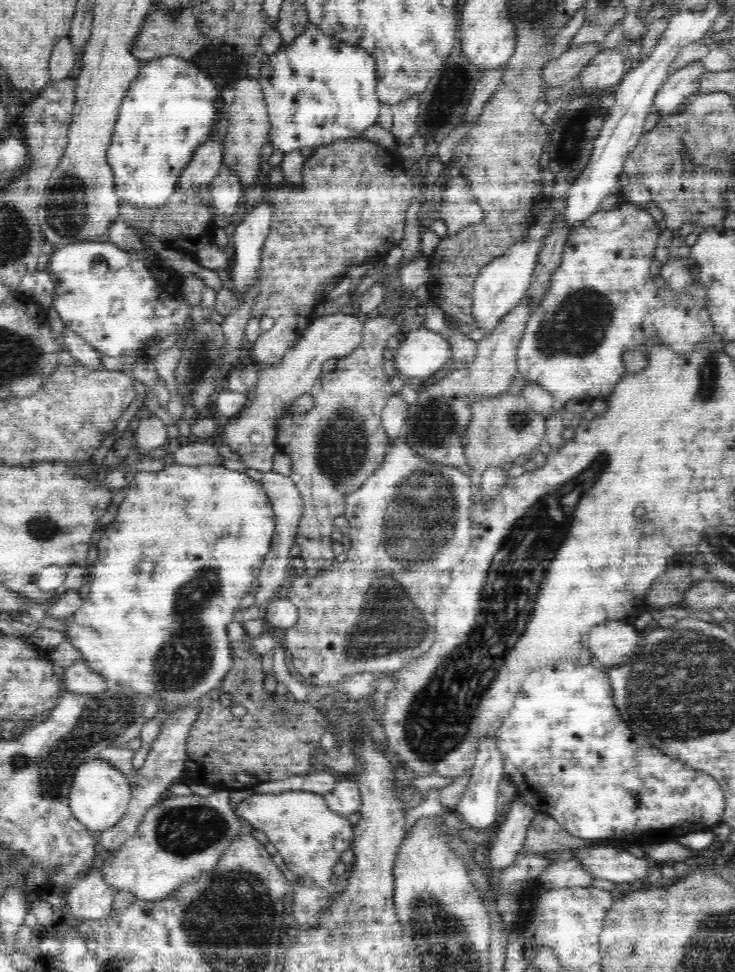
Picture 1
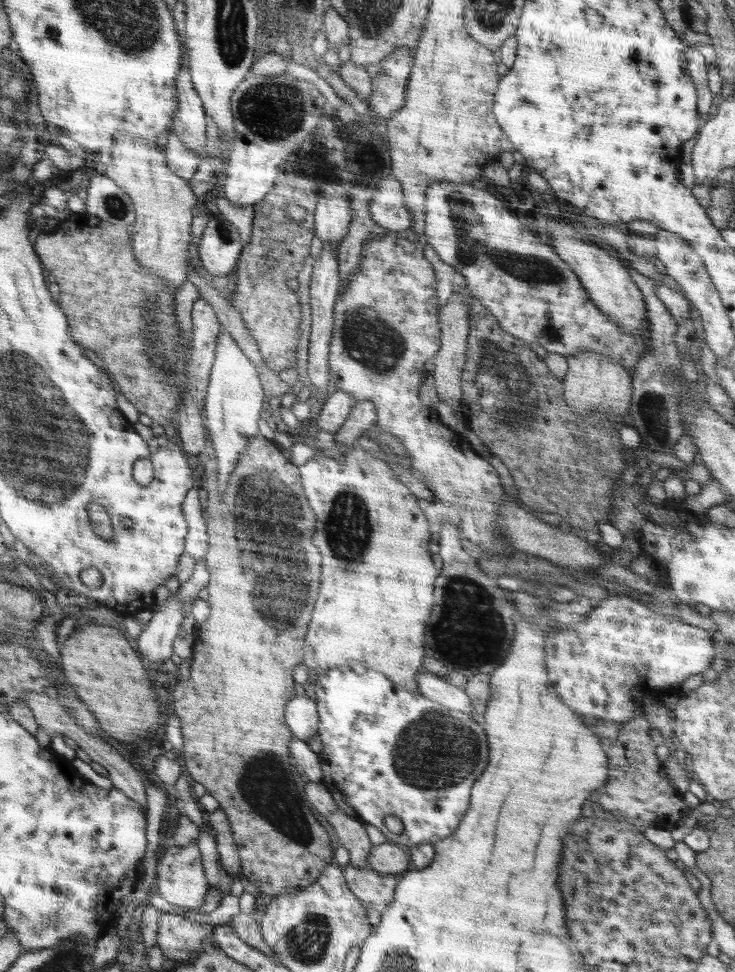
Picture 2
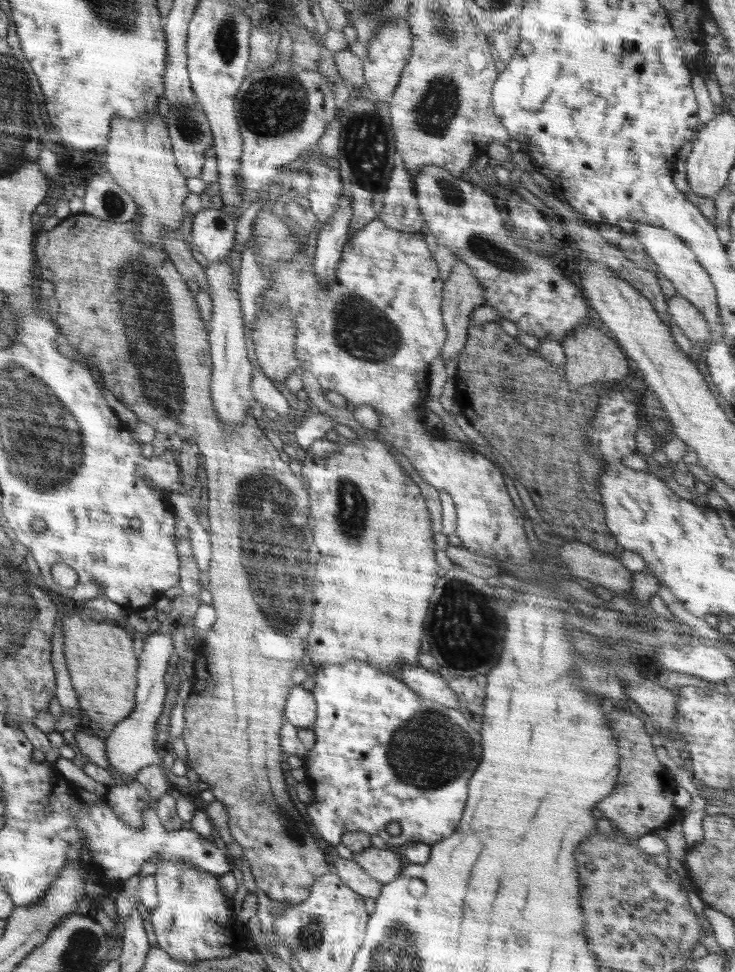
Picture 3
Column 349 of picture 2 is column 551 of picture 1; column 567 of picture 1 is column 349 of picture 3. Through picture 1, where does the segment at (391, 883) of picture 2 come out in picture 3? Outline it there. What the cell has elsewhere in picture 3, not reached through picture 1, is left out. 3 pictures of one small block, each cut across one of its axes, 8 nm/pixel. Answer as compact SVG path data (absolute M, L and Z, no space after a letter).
M334 845L330 846L329 860L337 874L348 888L366 898L378 898L382 892L383 882L371 878L356 861L338 856Z

